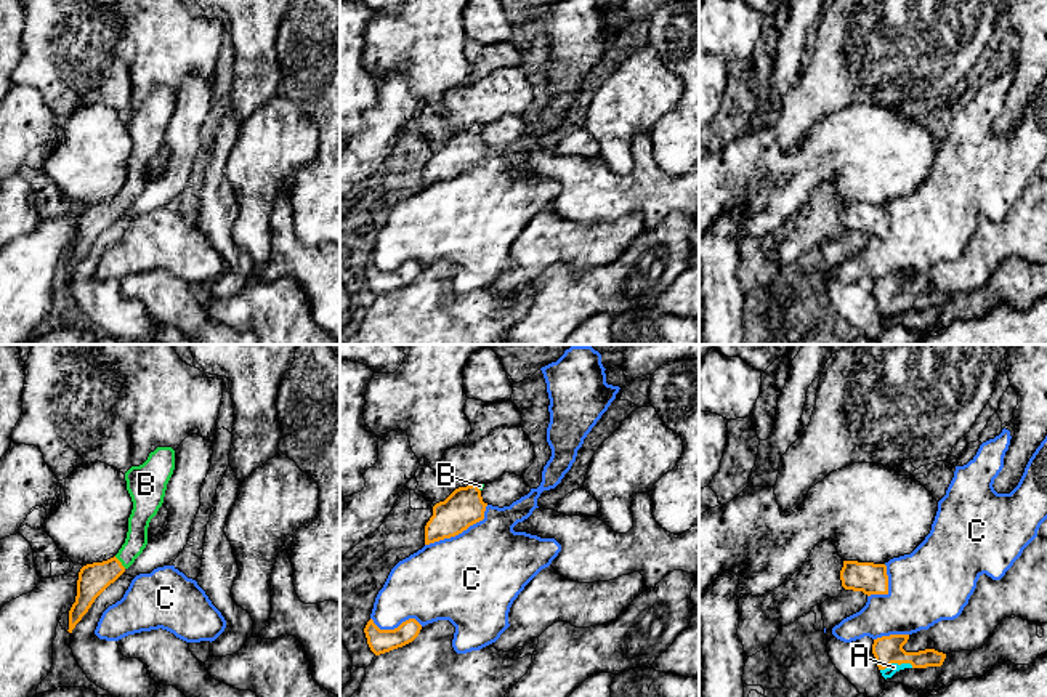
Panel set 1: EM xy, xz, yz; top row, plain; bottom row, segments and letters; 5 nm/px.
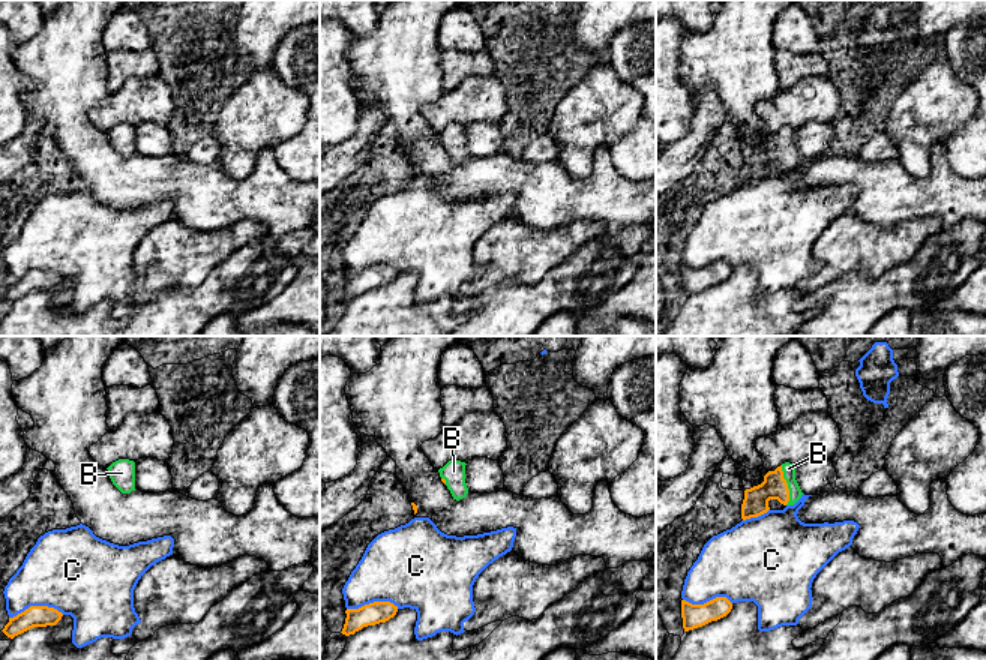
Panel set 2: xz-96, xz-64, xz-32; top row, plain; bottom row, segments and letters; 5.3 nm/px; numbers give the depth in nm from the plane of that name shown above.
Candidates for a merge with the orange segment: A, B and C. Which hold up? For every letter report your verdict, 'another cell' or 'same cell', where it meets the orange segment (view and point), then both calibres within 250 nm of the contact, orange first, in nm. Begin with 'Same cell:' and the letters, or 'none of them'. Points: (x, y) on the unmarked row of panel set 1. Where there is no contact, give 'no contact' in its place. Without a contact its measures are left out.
Same cell: A, B
A: same cell | yz (897, 303) | 140/50 nm
B: same cell | xy (121, 204) | 160/110 nm
C: another cell | xz (460, 173) | 190/460 nm

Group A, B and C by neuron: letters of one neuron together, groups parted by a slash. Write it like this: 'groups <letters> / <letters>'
groups A B / C

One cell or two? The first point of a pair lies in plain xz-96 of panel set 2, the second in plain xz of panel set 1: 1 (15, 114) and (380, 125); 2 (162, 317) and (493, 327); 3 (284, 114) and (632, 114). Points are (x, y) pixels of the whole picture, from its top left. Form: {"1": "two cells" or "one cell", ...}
{"1": "two cells", "2": "two cells", "3": "one cell"}

